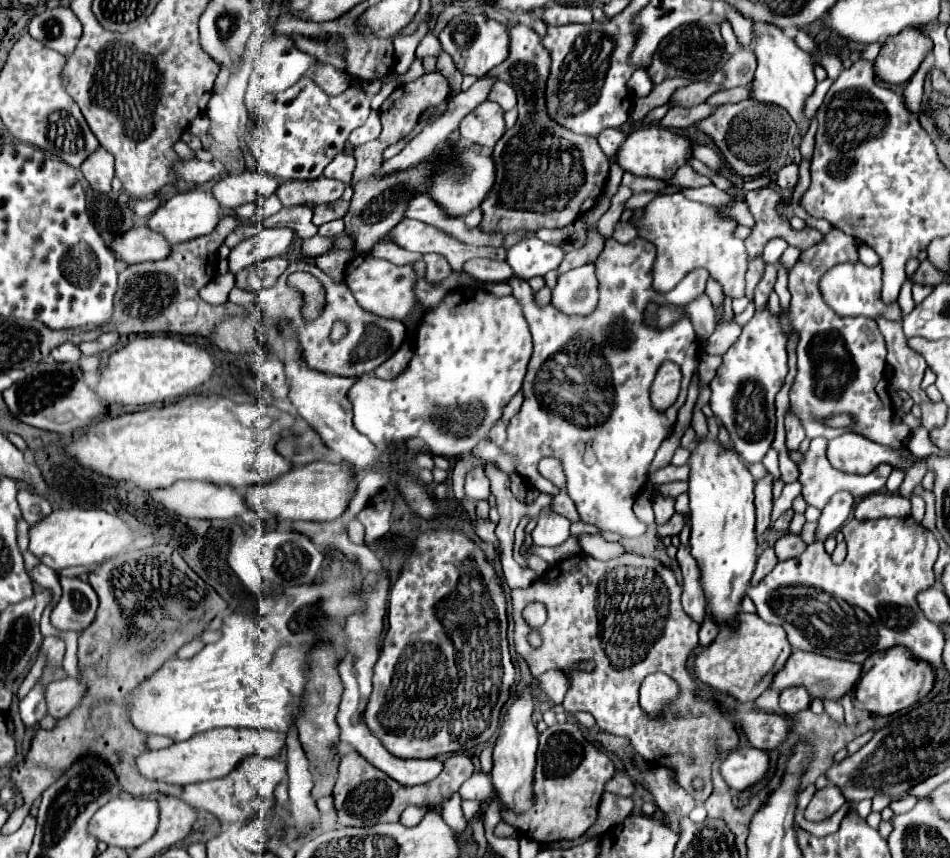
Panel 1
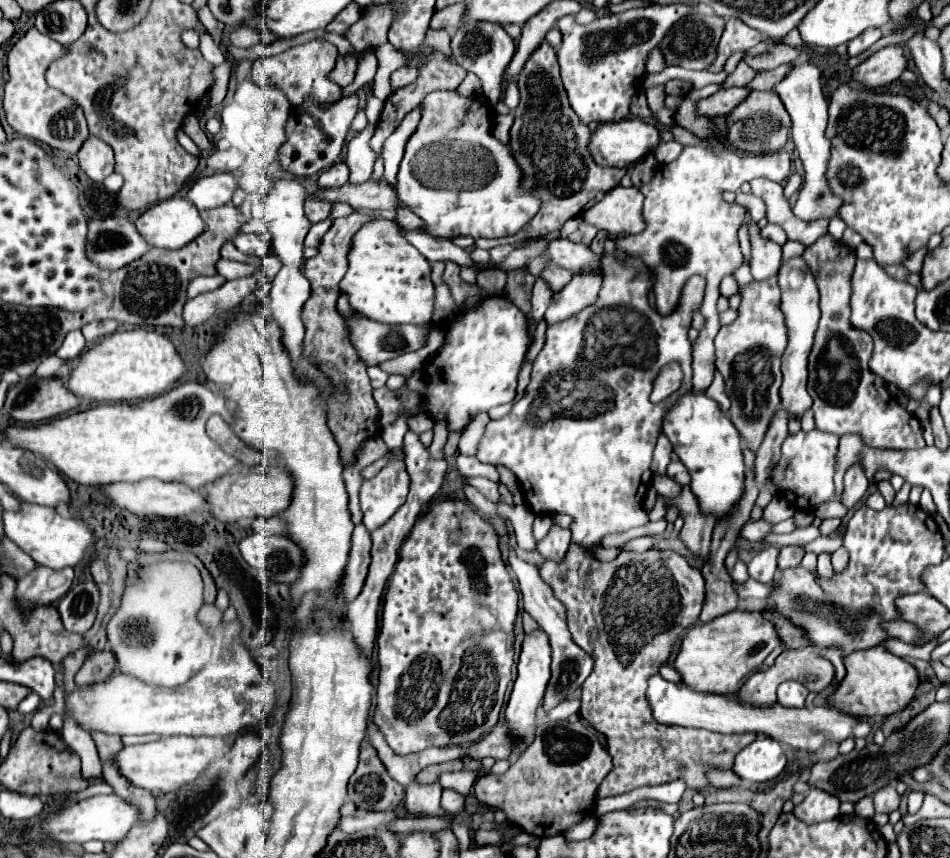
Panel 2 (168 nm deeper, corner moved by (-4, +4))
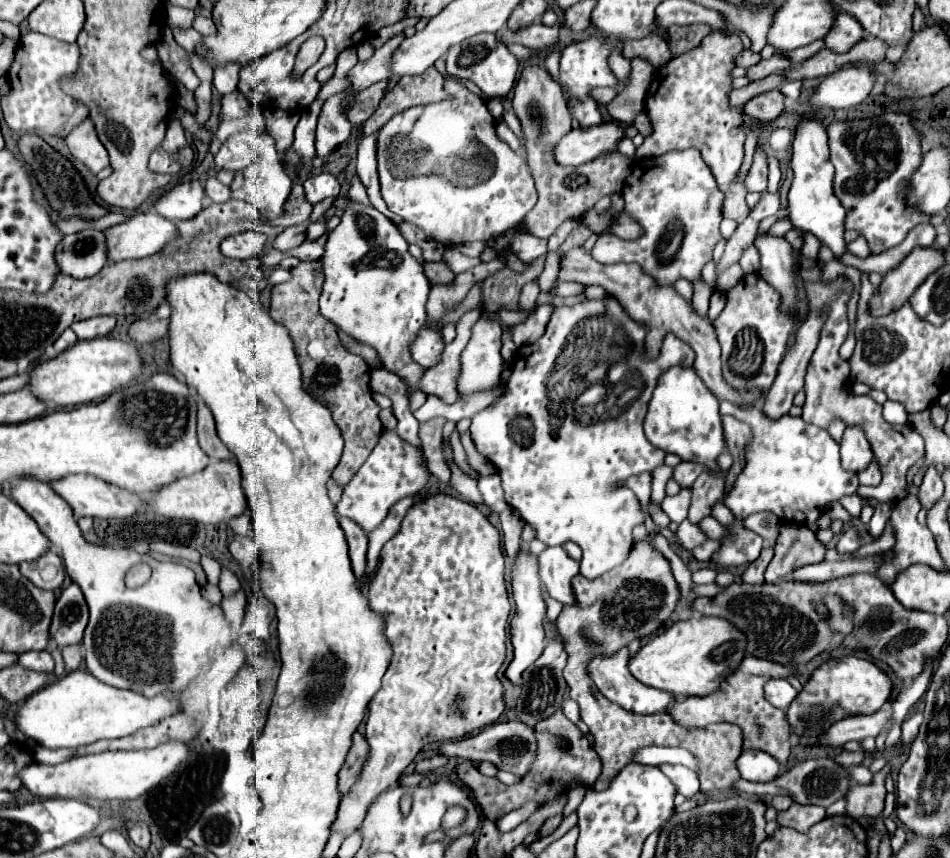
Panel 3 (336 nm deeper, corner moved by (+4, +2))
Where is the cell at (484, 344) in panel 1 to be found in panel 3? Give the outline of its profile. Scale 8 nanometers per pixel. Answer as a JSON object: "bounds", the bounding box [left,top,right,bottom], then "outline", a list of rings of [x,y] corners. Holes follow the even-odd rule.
{"bounds":[458,319,502,395],"outline":[[[480,319],[472,329],[472,339],[462,351],[462,375],[458,391],[462,395],[496,387],[502,373],[502,327],[500,323]]]}

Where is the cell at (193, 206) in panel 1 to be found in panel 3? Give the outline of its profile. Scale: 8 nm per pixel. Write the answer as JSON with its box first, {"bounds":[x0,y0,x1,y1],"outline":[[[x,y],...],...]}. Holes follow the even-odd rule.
{"bounds":[104,213,176,263],"outline":[[[138,213],[128,221],[104,231],[108,243],[108,263],[142,259],[160,251],[176,237],[176,225],[158,213]]]}

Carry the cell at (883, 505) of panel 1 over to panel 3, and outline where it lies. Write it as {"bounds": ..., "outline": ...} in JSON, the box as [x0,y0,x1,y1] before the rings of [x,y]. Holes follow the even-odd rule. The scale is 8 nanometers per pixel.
{"bounds":[858,459,880,487],"outline":[[[872,459],[870,465],[864,471],[860,471],[858,479],[860,479],[860,485],[872,485],[872,487],[876,487],[880,483],[880,467],[878,467],[876,459]]]}

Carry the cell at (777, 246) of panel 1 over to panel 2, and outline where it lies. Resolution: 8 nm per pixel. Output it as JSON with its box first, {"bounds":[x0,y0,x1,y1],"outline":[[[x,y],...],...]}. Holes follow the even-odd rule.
{"bounds":[760,223,788,245],"outline":[[[768,223],[764,229],[760,229],[760,235],[762,235],[764,239],[770,239],[770,241],[778,243],[778,245],[784,245],[784,243],[788,241],[784,229],[778,227],[778,225],[772,225],[772,223]]]}

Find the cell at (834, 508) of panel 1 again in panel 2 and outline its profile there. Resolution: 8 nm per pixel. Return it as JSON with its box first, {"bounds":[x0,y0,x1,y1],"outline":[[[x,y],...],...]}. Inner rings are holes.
{"bounds":[840,465,868,511],"outline":[[[860,465],[850,467],[848,473],[844,475],[844,491],[840,495],[840,503],[848,511],[852,511],[858,505],[858,501],[864,497],[866,489],[868,489],[868,479],[866,479],[864,471],[860,469]]]}

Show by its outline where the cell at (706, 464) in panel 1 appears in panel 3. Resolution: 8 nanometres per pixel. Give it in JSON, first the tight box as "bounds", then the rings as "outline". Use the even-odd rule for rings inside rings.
{"bounds":[644,365,726,471],"outline":[[[674,365],[660,375],[658,385],[648,403],[644,419],[644,433],[648,441],[666,453],[674,453],[684,461],[704,463],[708,471],[718,471],[718,455],[726,449],[722,435],[722,419],[718,413],[718,399],[708,391],[694,367]]]}

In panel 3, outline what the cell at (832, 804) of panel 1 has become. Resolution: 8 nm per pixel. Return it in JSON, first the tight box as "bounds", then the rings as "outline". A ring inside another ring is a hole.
{"bounds":[778,803,826,833],"outline":[[[792,803],[790,809],[778,813],[778,825],[792,827],[792,829],[804,833],[812,825],[816,825],[818,821],[822,821],[824,817],[826,817],[826,809],[824,807],[816,807],[816,805],[796,805],[796,803]]]}

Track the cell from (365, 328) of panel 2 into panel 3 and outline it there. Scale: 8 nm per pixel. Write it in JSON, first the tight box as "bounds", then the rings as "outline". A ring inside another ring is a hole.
{"bounds":[412,327,444,369],"outline":[[[422,327],[416,341],[412,343],[412,359],[420,363],[424,369],[430,369],[440,363],[444,351],[442,335],[432,327]]]}

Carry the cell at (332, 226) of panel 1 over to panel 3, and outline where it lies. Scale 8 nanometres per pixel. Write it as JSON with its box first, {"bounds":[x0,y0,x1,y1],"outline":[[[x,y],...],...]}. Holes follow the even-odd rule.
{"bounds":[268,225,306,251],"outline":[[[296,225],[296,227],[288,227],[282,233],[278,233],[276,239],[268,247],[270,249],[278,249],[278,251],[288,251],[292,247],[298,247],[304,241],[306,241],[306,227],[304,225]]]}

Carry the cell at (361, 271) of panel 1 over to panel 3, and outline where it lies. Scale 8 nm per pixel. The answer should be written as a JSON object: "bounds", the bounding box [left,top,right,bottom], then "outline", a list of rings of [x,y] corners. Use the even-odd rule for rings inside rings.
{"bounds":[320,199,430,385],"outline":[[[350,199],[342,213],[340,225],[328,233],[324,255],[320,257],[320,261],[326,275],[324,291],[320,297],[320,313],[356,341],[374,347],[380,363],[388,371],[404,377],[410,385],[416,385],[424,369],[412,359],[410,345],[414,343],[416,333],[424,327],[426,321],[426,299],[430,293],[430,281],[424,275],[422,263],[408,253],[408,243],[402,237],[400,229],[372,205]]]}

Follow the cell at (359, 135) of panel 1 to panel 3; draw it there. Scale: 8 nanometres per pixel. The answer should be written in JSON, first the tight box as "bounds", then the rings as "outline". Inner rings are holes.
{"bounds":[310,199,334,223],"outline":[[[328,199],[328,201],[324,201],[324,203],[318,203],[314,209],[312,209],[312,215],[310,215],[310,223],[318,223],[318,221],[322,221],[322,217],[326,215],[326,211],[332,207],[332,201],[334,199]]]}

